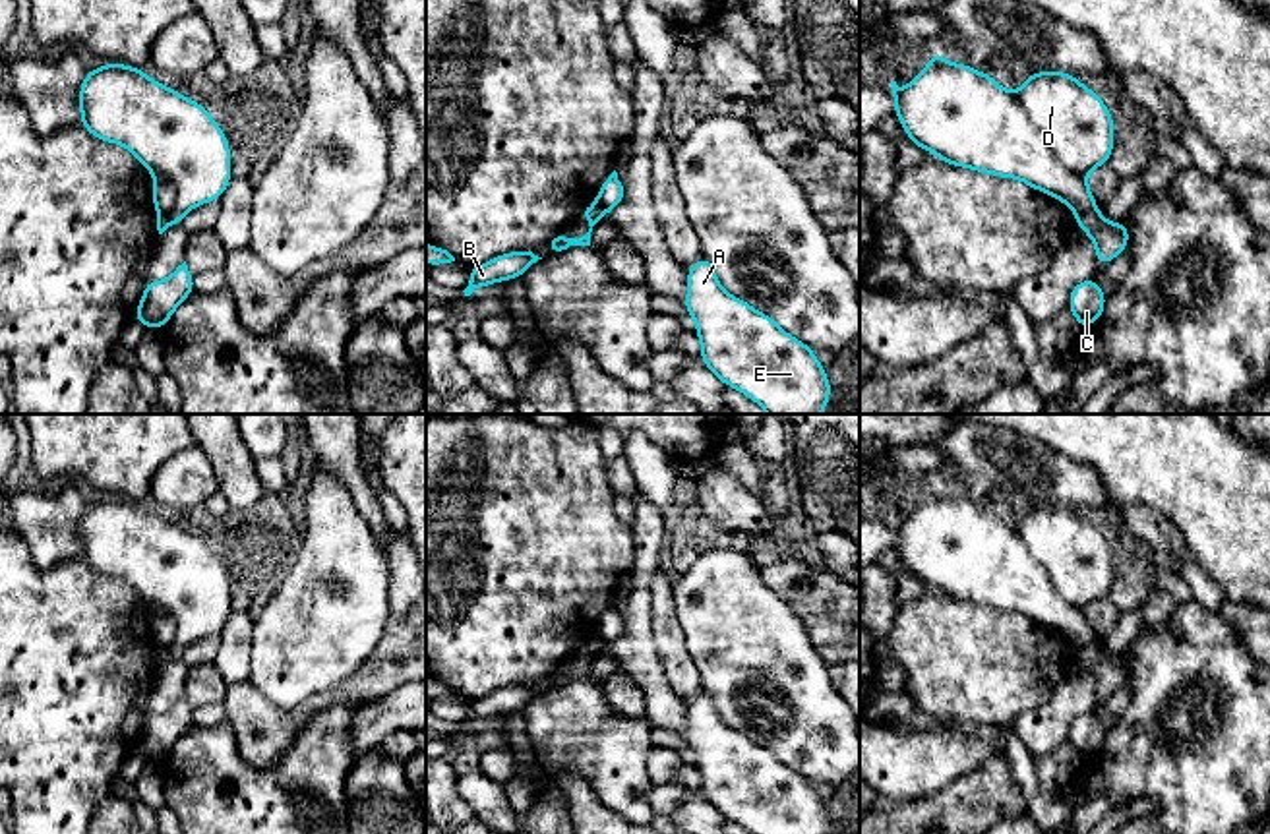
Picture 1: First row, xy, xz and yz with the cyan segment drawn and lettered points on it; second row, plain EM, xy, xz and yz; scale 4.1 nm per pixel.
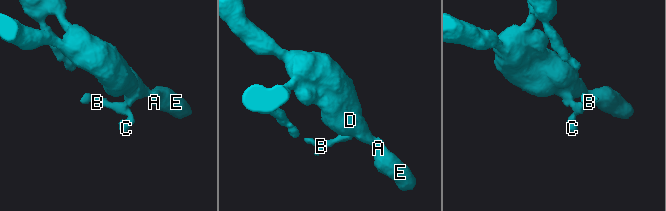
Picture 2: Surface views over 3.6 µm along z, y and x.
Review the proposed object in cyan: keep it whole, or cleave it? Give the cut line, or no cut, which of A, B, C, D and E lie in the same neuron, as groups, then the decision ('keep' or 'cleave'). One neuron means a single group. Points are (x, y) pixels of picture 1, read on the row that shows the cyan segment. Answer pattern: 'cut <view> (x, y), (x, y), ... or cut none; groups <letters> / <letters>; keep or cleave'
cut none; groups A B C D E; keep

